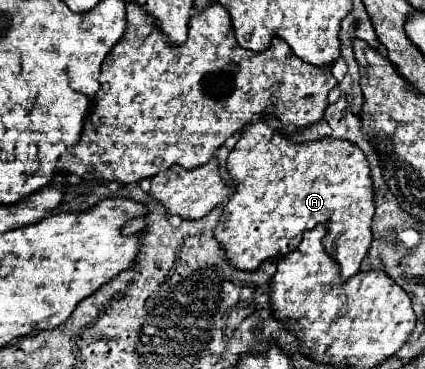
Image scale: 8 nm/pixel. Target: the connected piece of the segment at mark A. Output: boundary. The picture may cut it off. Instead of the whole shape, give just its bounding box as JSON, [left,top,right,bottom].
[214,119,374,281]

